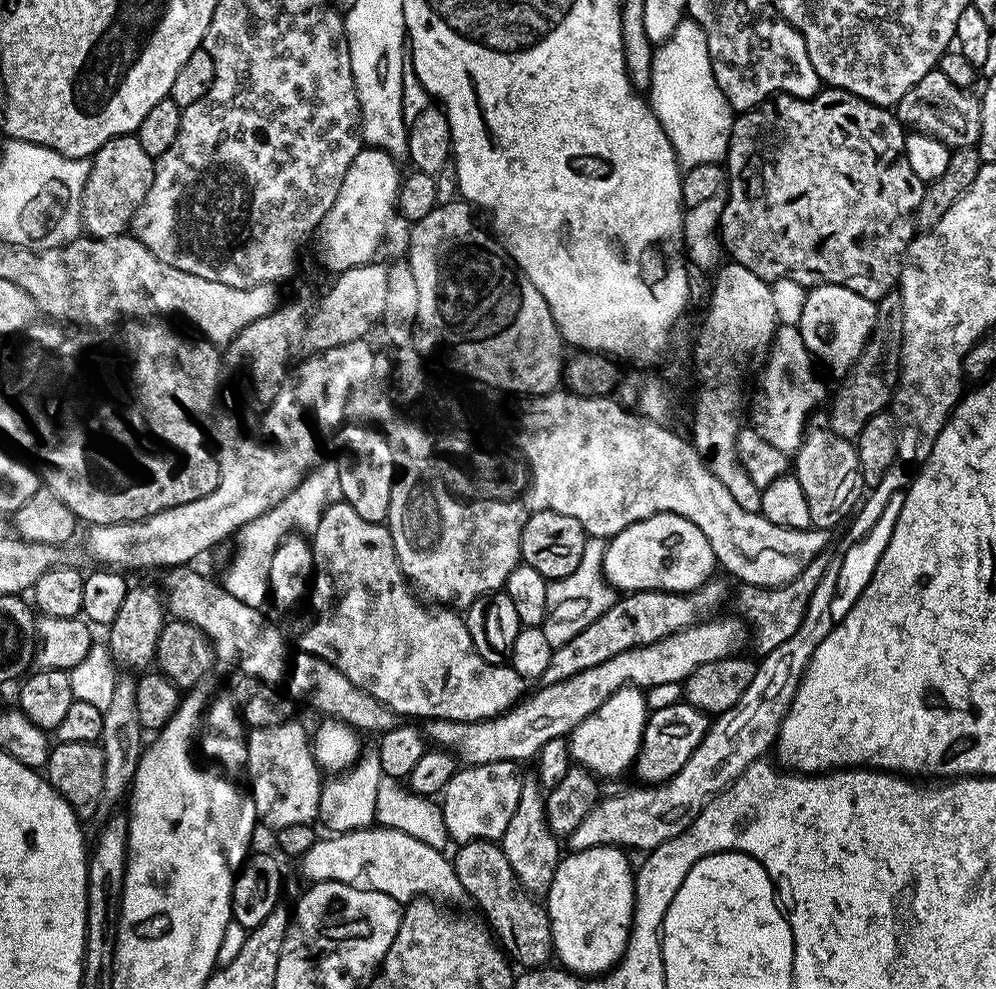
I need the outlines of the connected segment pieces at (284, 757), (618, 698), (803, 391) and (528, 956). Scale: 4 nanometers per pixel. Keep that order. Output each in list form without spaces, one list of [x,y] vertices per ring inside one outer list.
[[[299,719],[269,728],[254,728],[247,733],[247,771],[256,772],[250,795],[256,807],[256,818],[269,830],[282,826],[312,824],[320,814],[320,789],[322,769],[316,765],[312,753],[309,729],[304,729]]]
[[[631,686],[618,690],[594,710],[570,733],[570,751],[577,765],[583,766],[597,778],[620,776],[636,763],[642,742],[644,726],[648,723],[650,704],[644,701],[645,693]]]
[[[781,327],[768,360],[768,428],[766,435],[778,450],[792,454],[809,427],[808,415],[824,400],[824,380],[812,365],[814,353],[799,327]]]
[[[471,840],[455,850],[456,856],[451,857],[451,862],[465,897],[469,901],[472,899],[484,911],[483,919],[490,925],[507,959],[513,965],[521,964],[519,967],[524,970],[545,967],[554,956],[548,909],[521,887],[501,845],[490,840]]]

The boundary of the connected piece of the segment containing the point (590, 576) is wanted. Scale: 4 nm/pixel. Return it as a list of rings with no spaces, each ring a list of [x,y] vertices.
[[[588,539],[582,550],[582,562],[578,562],[578,570],[574,570],[574,574],[566,574],[566,578],[549,583],[546,594],[546,618],[542,627],[553,648],[570,642],[574,634],[586,630],[586,626],[590,626],[590,622],[594,622],[594,618],[598,618],[612,604],[614,589],[604,579],[605,547],[603,539]]]

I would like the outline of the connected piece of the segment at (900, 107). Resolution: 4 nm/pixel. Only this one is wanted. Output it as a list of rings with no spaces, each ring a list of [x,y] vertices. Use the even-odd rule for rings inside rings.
[[[934,70],[915,84],[895,105],[894,115],[905,129],[923,132],[925,136],[938,138],[949,150],[971,148],[979,142],[980,103],[971,91],[954,86],[946,74]]]

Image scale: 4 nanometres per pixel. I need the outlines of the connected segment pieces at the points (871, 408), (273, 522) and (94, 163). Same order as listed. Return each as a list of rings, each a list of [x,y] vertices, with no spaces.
[[[893,290],[878,302],[876,329],[859,360],[851,365],[847,373],[848,385],[836,396],[832,404],[830,427],[842,438],[855,441],[862,434],[862,426],[874,418],[874,414],[885,411],[893,403],[900,386],[900,373],[904,366],[904,297]]]
[[[308,472],[299,487],[289,493],[280,504],[275,504],[256,520],[240,526],[239,531],[236,532],[234,536],[236,553],[233,554],[232,561],[229,562],[228,569],[224,572],[222,587],[230,594],[234,594],[234,598],[238,598],[238,602],[244,602],[251,608],[261,607],[260,599],[265,599],[268,590],[268,563],[274,550],[284,540],[284,537],[280,535],[280,528],[284,528],[284,524],[288,524],[288,516],[292,516],[292,520],[304,520],[301,533],[312,532],[308,527],[308,516],[300,516],[300,512],[288,512],[288,508],[300,508],[300,504],[292,504],[292,500],[300,500],[300,496],[308,496],[308,492],[312,492],[312,488],[320,488],[320,480],[316,480],[316,476]]]
[[[134,134],[119,136],[110,142],[106,142],[96,155],[90,160],[92,169],[88,175],[86,189],[87,199],[90,201],[90,212],[96,215],[96,236],[123,236],[129,231],[128,228],[136,220],[136,215],[145,211],[148,203],[148,195],[152,189],[152,183],[156,177],[154,158],[142,150],[142,142]]]

